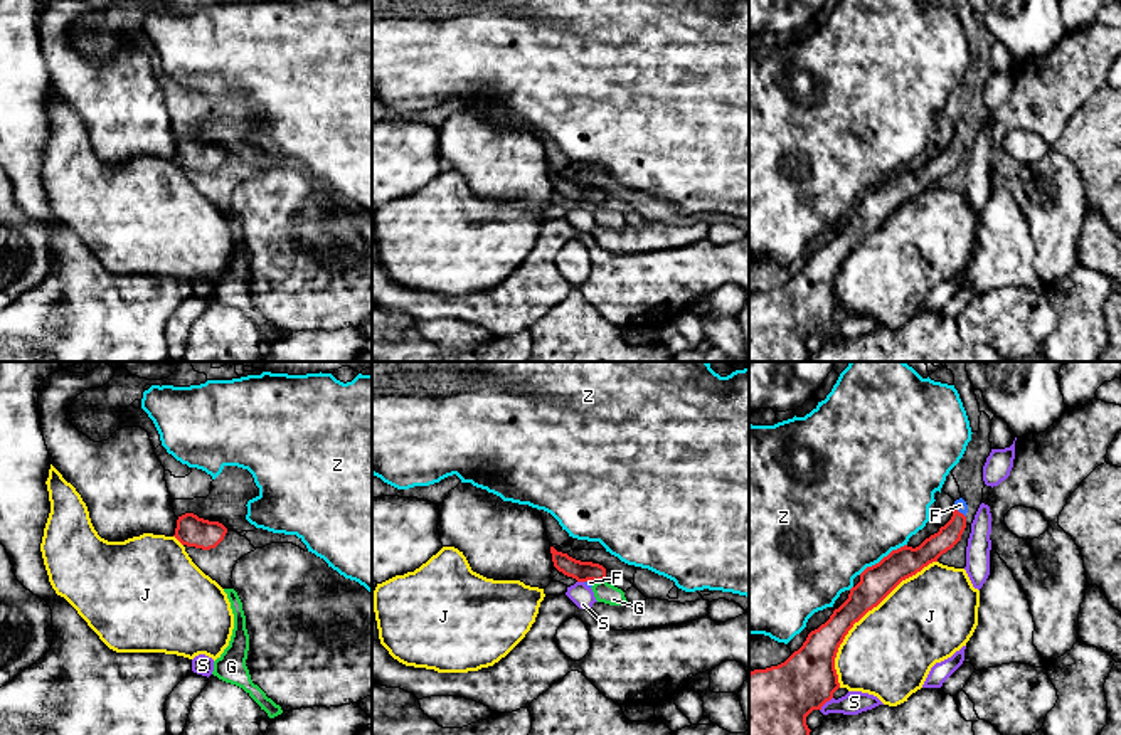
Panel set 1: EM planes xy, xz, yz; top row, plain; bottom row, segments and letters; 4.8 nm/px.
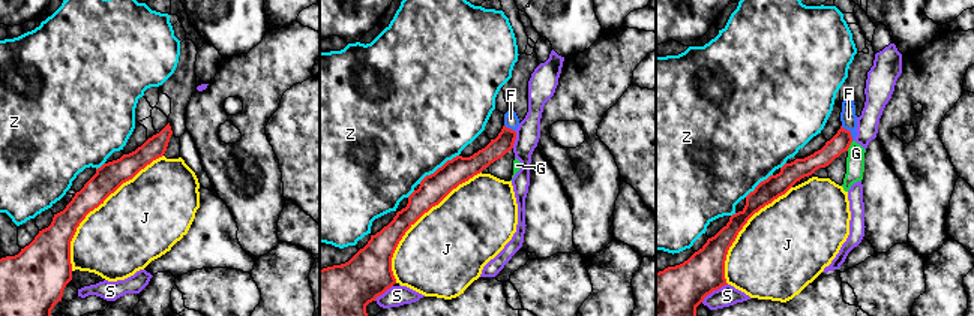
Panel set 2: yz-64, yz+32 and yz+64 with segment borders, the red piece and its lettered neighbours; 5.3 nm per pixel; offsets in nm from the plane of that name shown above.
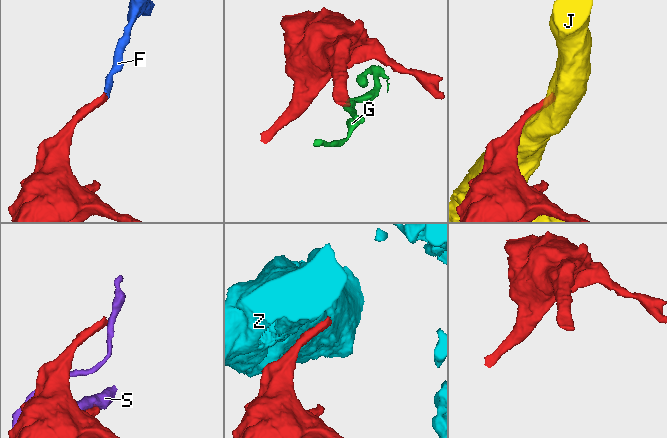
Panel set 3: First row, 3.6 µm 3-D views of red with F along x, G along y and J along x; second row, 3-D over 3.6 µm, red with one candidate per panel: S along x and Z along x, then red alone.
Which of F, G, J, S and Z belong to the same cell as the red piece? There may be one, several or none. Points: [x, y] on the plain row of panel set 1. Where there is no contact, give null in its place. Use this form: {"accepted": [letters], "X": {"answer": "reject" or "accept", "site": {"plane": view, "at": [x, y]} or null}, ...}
{"accepted": ["F"], "F": {"answer": "accept", "site": {"plane": "xz", "at": [589, 202]}}, "G": {"answer": "reject", "site": {"plane": "xz", "at": [600, 202]}}, "J": {"answer": "reject", "site": {"plane": "yz", "at": [864, 237]}}, "S": {"answer": "reject", "site": {"plane": "yz", "at": [825, 325]}}, "Z": {"answer": "reject", "site": {"plane": "yz", "at": [884, 180]}}}

